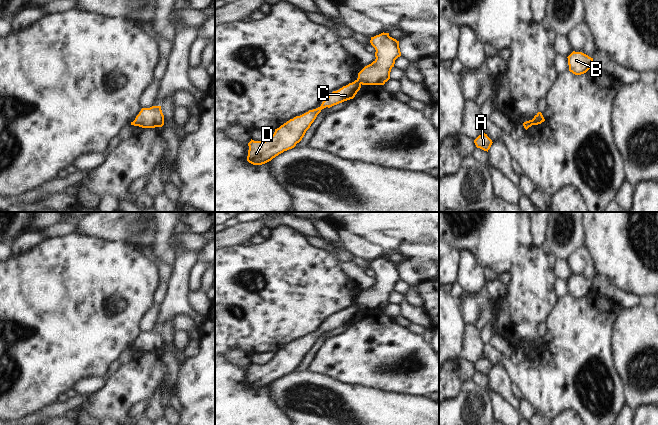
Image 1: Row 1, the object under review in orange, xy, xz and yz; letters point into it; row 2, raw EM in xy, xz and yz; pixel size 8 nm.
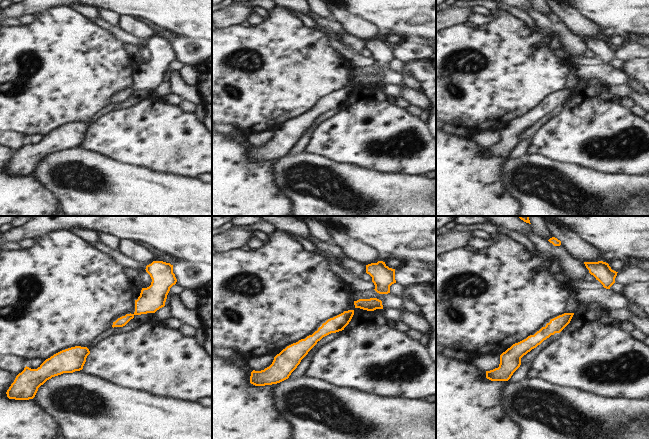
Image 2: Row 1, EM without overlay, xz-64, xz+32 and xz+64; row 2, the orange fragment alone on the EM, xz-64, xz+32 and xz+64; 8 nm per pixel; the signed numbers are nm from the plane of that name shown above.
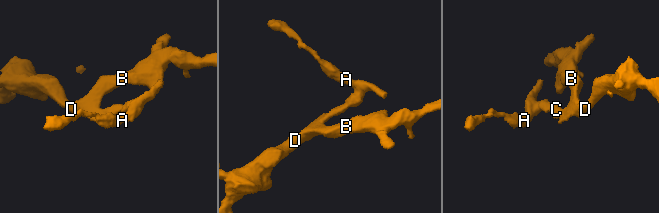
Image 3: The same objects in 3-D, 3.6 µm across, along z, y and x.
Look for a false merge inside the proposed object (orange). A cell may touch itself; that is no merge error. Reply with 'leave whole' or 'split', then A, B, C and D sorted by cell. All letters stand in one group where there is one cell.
split; groups A / B C D

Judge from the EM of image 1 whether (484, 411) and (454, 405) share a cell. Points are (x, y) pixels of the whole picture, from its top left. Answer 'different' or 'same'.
same

